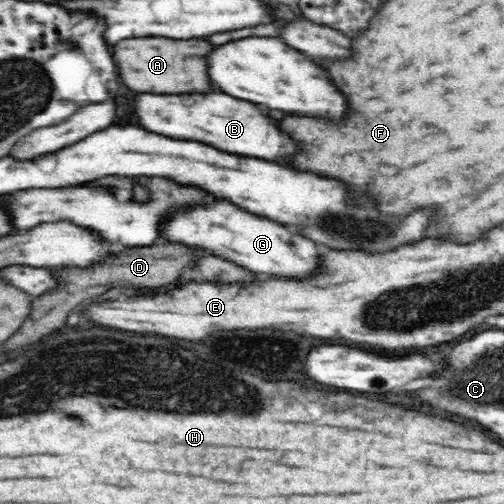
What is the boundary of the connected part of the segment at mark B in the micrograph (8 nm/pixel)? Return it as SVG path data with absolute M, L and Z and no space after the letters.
M222 92L210 94L136 94L134 96L134 114L138 116L140 126L156 134L168 134L170 138L190 138L196 142L210 144L218 150L230 154L256 156L264 160L274 160L286 150L294 150L266 114L250 102L230 98Z

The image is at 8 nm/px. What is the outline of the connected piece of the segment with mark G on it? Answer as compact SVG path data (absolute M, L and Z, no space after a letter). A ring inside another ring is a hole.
M218 200L212 206L196 204L184 212L172 212L165 220L160 231L166 244L204 249L256 274L294 274L298 278L298 274L310 274L314 262L318 262L312 240L290 234L282 224L244 212L228 200Z

